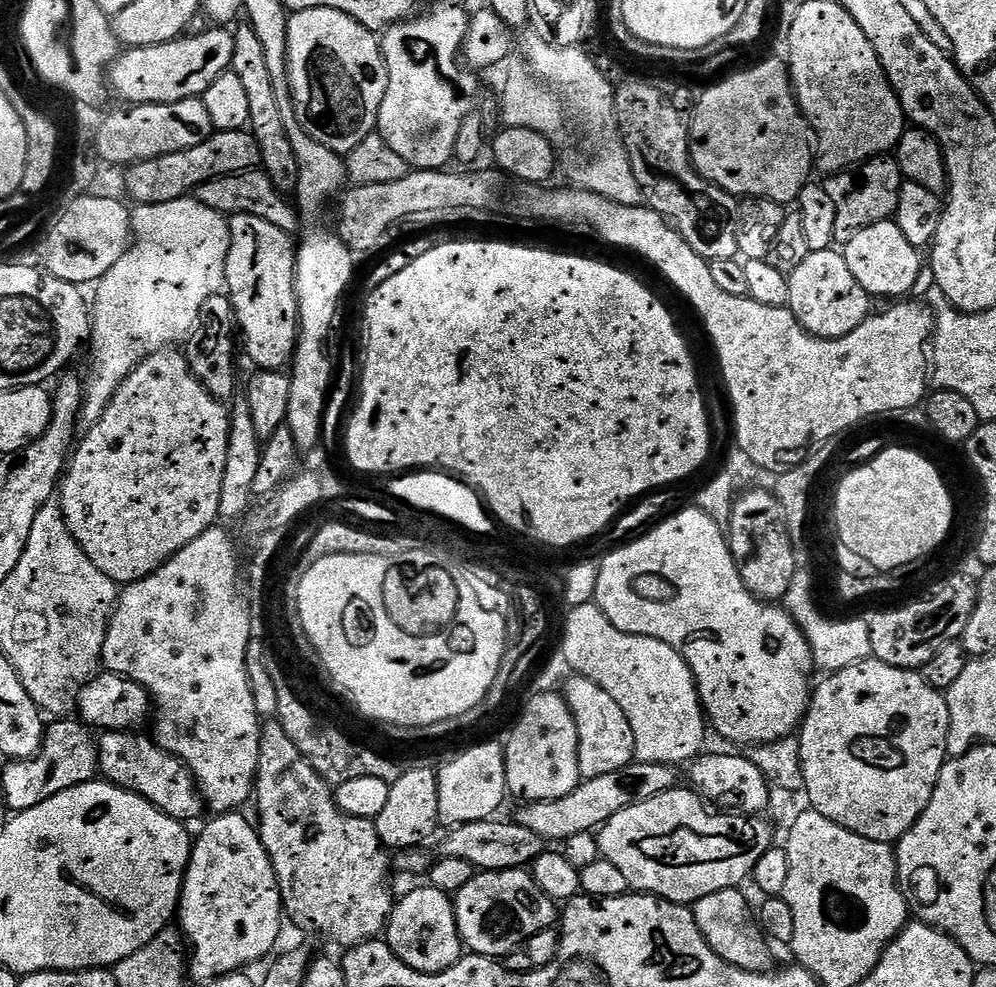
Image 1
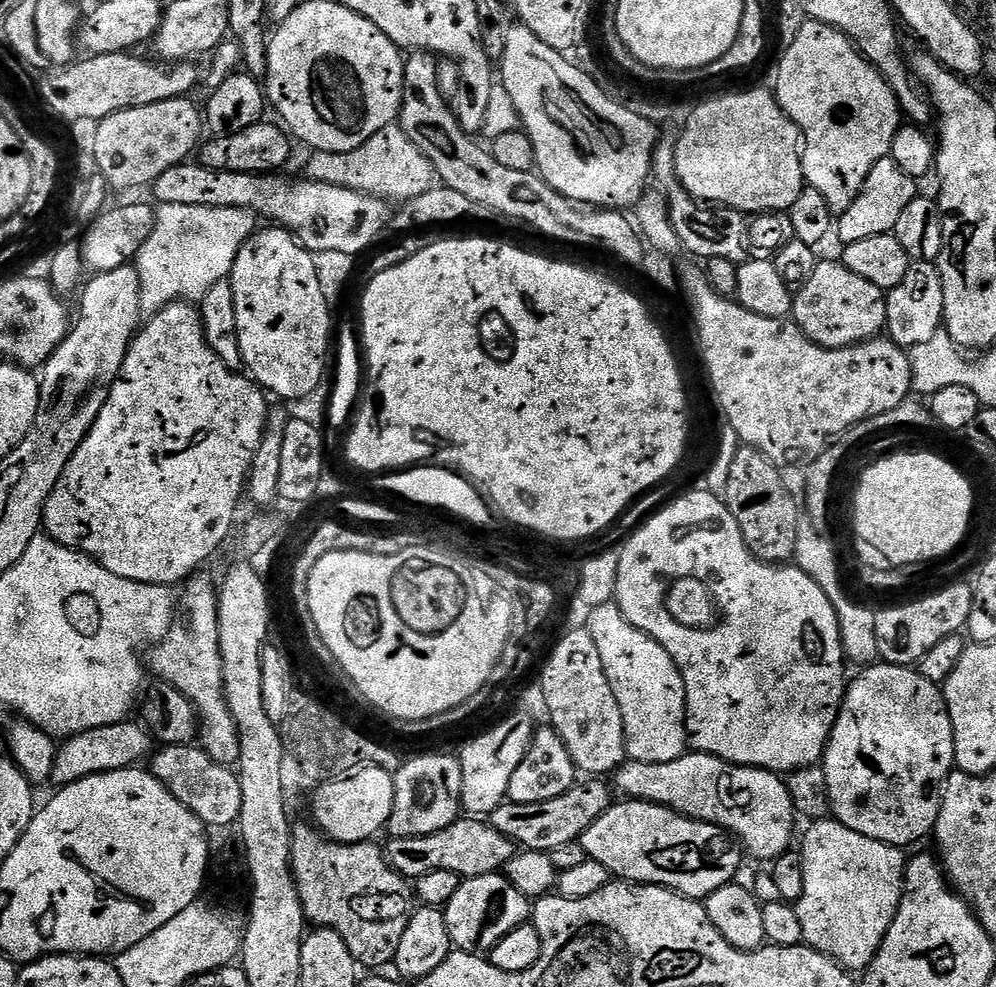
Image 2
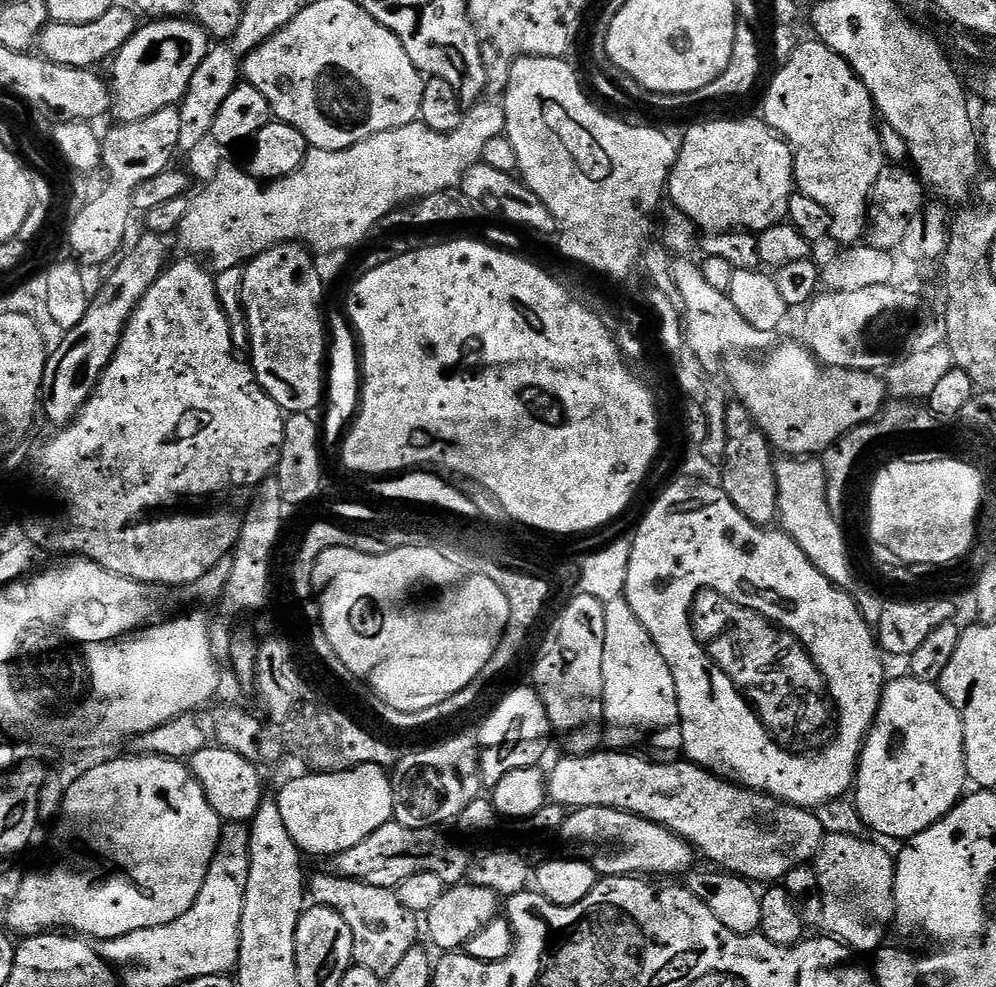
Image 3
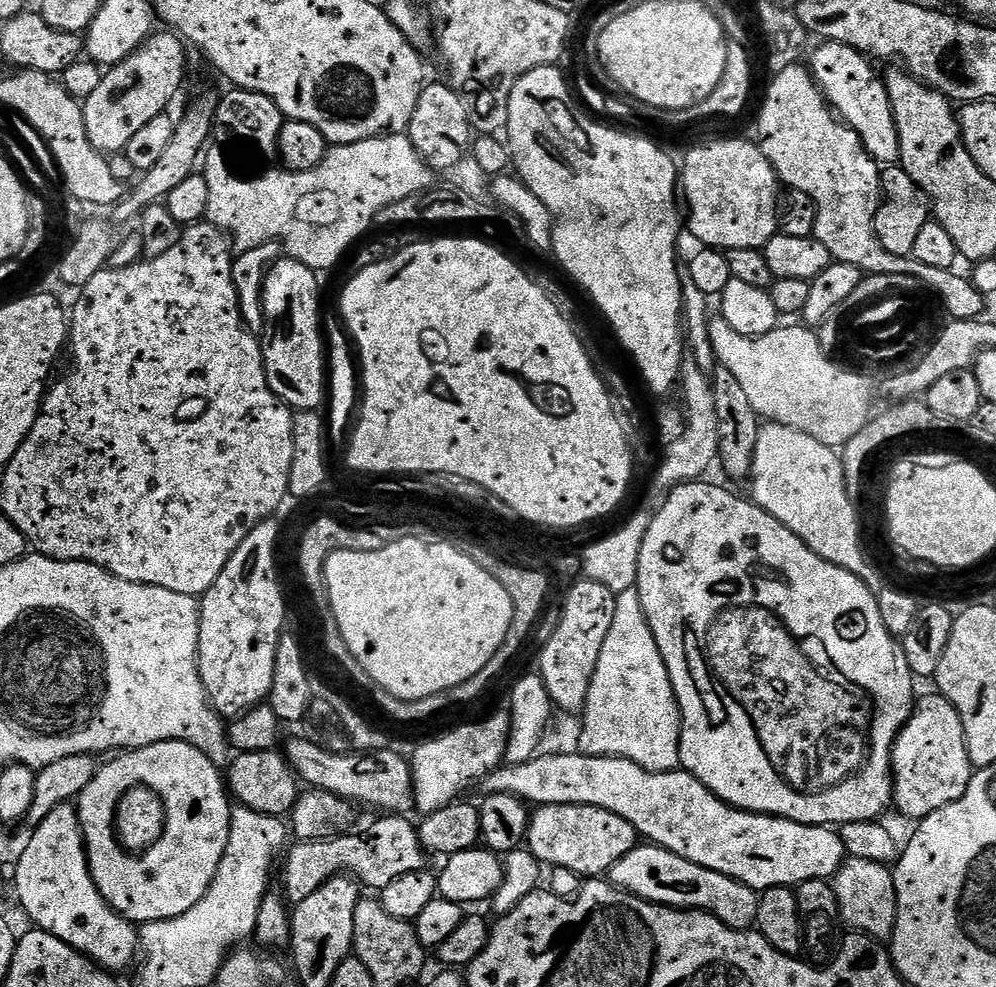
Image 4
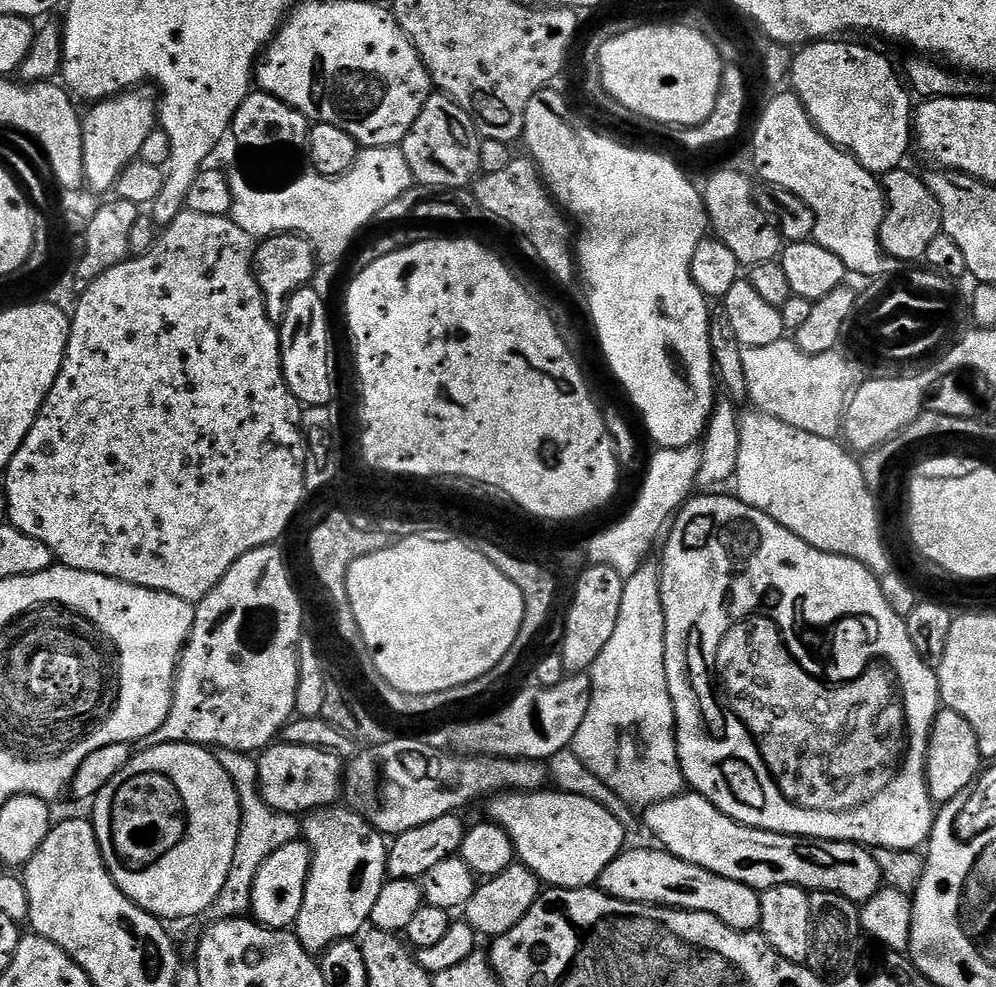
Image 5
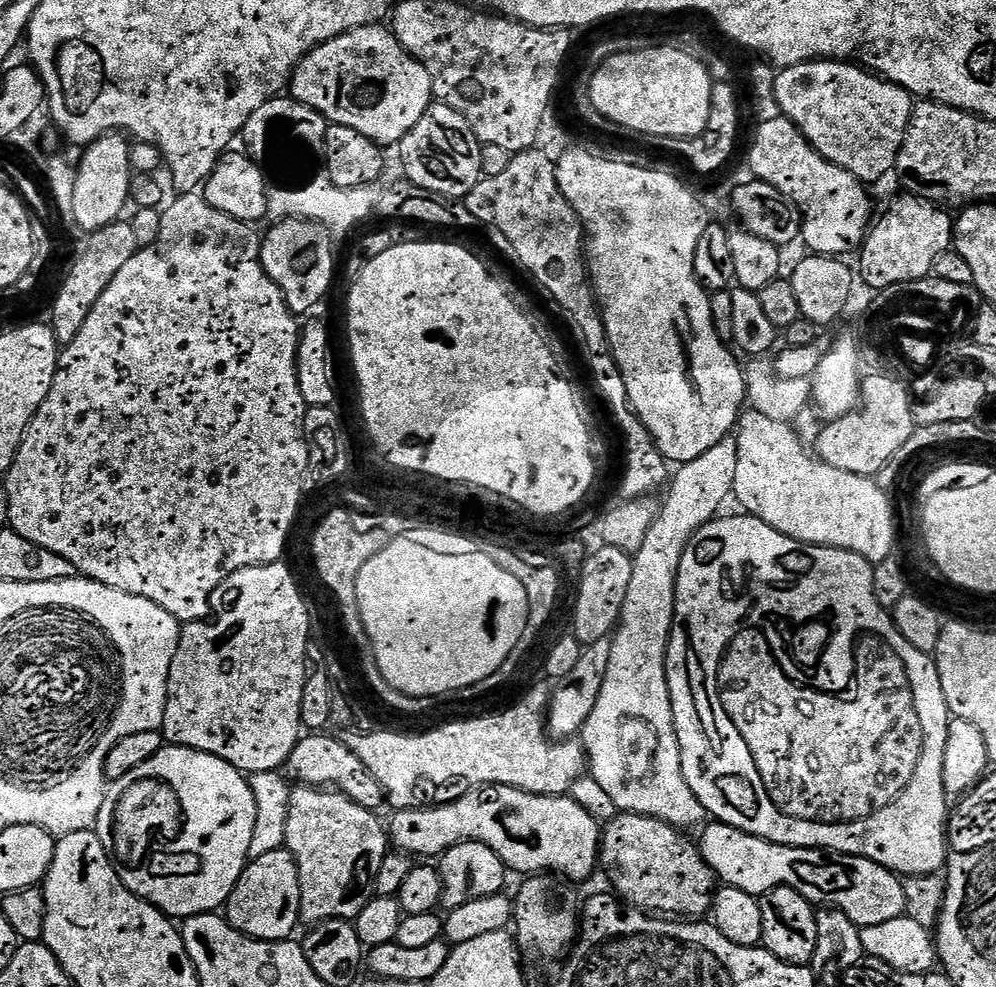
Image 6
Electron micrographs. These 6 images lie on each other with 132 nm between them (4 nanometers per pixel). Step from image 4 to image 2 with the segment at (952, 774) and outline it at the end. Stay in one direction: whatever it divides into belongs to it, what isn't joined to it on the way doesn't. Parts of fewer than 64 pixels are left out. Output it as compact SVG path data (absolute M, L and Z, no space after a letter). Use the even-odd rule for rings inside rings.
M869 664L844 689L844 701L824 751L822 767L828 787L828 807L842 826L886 842L901 850L933 835L944 786L954 771L954 730L944 693L915 667L902 664Z

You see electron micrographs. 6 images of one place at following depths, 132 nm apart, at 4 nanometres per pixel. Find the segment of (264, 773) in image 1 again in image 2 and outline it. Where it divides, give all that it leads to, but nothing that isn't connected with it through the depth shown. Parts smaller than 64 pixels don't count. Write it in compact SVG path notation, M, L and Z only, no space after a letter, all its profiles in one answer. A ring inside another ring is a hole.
M311 823L296 824L292 829L292 877L296 883L296 890L298 898L302 904L304 911L304 919L309 925L316 928L329 928L340 935L342 941L346 944L350 954L353 956L357 965L364 970L380 970L383 964L391 965L396 958L396 951L398 950L398 942L402 942L402 934L406 934L406 926L408 920L412 917L414 911L414 892L410 887L409 881L400 873L395 872L394 869L388 865L388 858L383 847L380 848L376 842L365 842L359 844L341 844L336 840L329 839L323 832L317 830Z

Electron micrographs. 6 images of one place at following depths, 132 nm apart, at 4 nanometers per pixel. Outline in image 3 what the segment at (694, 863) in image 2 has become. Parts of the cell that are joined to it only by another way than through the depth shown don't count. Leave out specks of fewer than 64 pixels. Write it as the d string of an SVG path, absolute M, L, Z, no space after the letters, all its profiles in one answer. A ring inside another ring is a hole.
M578 808L565 819L562 839L573 848L579 859L588 861L592 869L601 877L630 876L633 874L648 874L653 872L656 876L676 876L693 871L697 853L692 845L686 843L680 836L676 836L669 828L658 826L641 816L629 812L620 812L617 808Z

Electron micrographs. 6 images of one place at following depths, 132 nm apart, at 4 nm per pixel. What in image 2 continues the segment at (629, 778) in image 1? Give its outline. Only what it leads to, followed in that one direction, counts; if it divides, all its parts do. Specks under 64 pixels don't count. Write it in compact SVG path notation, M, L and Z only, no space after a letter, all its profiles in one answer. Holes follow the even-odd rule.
M588 778L585 781L585 784L573 784L570 790L566 790L566 794L558 794L558 798L550 798L550 802L502 803L498 810L492 812L490 823L498 830L498 834L506 834L506 838L510 838L521 849L547 853L558 850L558 846L563 846L566 842L579 840L586 830L590 830L590 826L594 826L597 818L614 803L613 789L608 789L603 779Z

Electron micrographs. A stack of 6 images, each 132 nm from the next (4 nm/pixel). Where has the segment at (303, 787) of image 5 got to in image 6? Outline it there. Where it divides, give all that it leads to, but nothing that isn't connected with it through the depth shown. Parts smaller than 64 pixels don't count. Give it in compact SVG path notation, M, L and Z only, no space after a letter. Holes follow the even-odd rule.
M304 734L294 746L286 765L286 772L297 785L311 786L313 788L326 788L340 792L346 798L350 798L358 806L363 808L379 809L379 804L385 803L386 797L382 786L362 766L354 750L342 746L342 742L335 735L328 734Z

